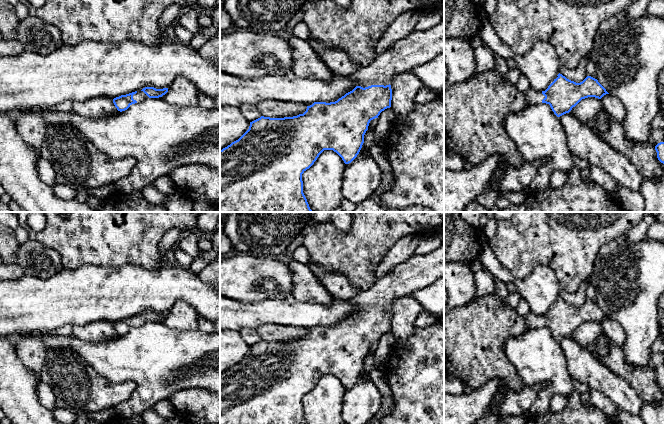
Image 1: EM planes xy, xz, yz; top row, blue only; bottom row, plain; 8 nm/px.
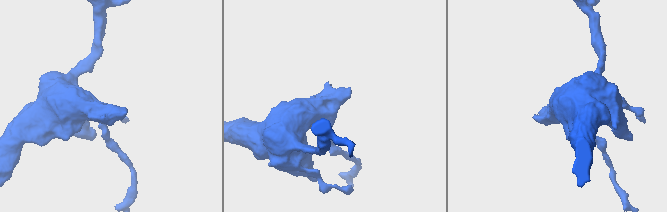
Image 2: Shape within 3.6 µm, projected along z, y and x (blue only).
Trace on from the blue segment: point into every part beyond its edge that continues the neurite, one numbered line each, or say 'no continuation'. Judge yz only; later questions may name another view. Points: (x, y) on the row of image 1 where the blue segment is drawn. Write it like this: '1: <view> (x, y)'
1: yz (533, 97)

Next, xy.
1: xy (140, 95)

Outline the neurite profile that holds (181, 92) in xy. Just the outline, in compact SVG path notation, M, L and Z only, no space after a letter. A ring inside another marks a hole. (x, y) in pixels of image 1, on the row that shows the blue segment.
M178 76L168 87L168 92L162 99L175 106L196 106L198 103L198 89L186 77Z

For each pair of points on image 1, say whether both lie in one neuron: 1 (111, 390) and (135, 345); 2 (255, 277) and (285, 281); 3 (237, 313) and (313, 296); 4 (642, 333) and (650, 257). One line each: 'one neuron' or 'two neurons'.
1: two neurons
2: one neuron
3: two neurons
4: one neuron

